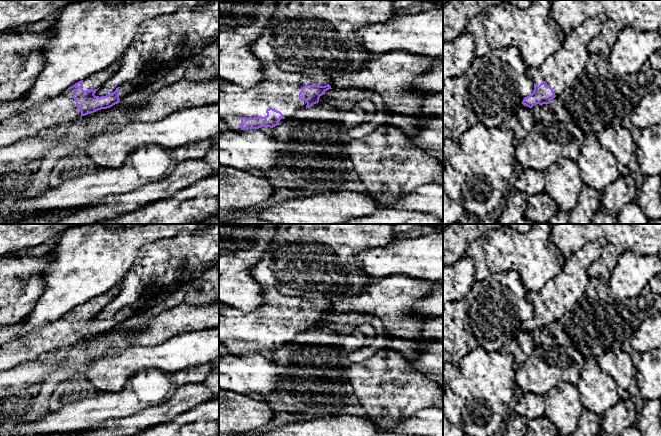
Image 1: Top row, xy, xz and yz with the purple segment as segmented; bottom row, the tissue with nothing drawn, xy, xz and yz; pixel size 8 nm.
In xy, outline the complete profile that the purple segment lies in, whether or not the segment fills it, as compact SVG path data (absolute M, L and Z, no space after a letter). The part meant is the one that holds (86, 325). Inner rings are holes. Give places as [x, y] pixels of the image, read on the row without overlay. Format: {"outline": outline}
{"outline": "M115 286L107 293L96 296L84 304L75 307L55 322L27 332L23 335L20 334L20 324L11 325L1 329L0 372L9 370L25 362L42 359L48 352L59 351L68 348L79 341L94 337L101 333L110 332L119 327L123 321L130 316L146 310L150 303L157 299L157 296L153 297L151 300L141 298L131 306L122 308L111 318L101 321L95 320L94 318L96 315L118 294L118 292L119 286Z"}

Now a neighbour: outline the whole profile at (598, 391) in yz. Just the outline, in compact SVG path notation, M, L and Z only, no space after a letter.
M592 354L584 356L584 366L580 371L576 386L584 408L600 417L621 400L616 382L609 374L601 370L597 359Z

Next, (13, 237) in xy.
M0 224L0 258L46 243L68 228L83 224Z

